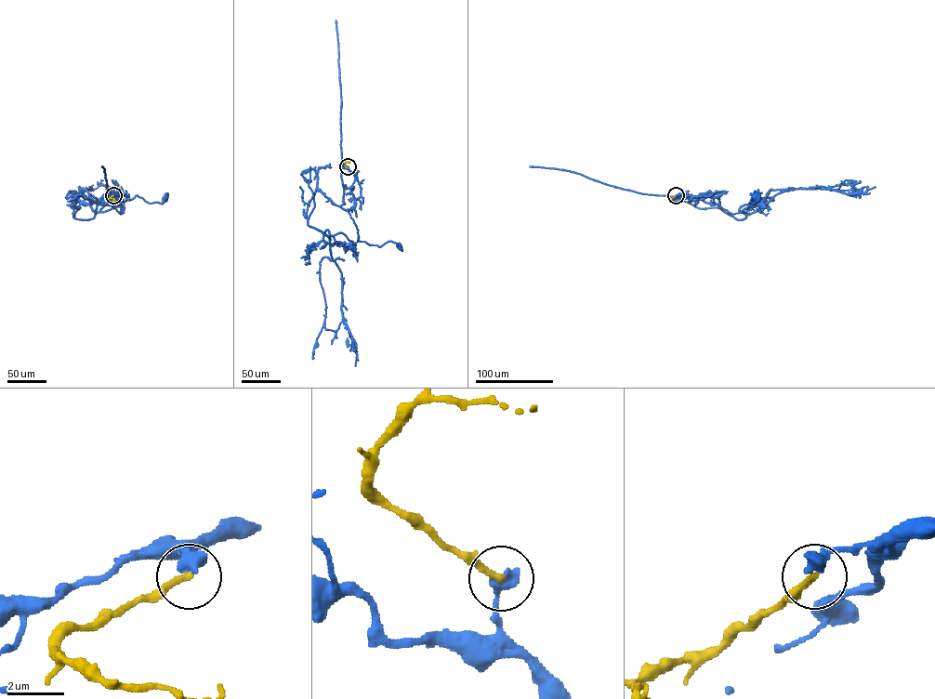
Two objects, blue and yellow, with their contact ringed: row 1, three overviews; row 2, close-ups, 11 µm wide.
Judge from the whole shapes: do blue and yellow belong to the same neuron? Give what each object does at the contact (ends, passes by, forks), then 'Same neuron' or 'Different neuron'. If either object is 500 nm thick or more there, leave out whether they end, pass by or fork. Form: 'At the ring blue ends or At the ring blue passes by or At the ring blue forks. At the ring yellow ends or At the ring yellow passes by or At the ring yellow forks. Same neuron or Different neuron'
Different neuron

